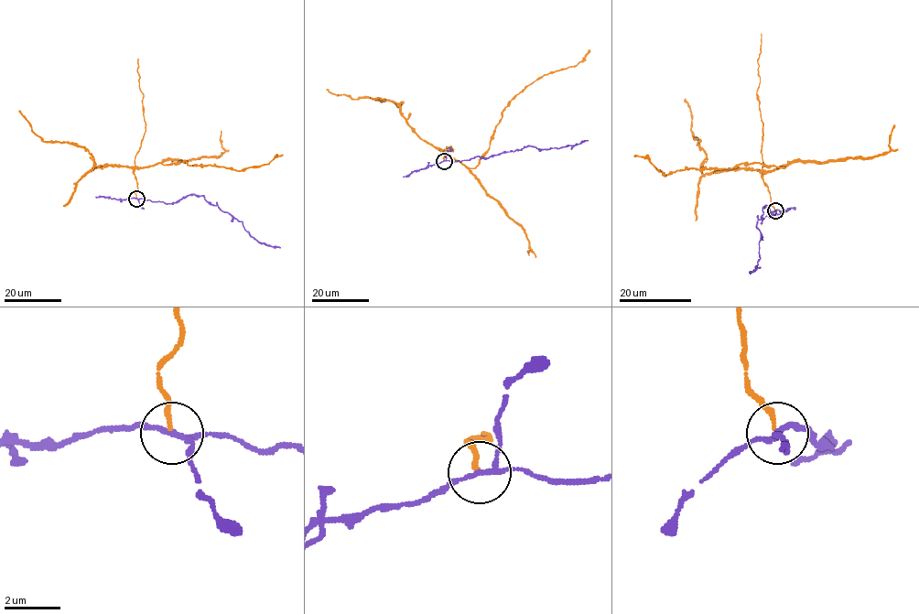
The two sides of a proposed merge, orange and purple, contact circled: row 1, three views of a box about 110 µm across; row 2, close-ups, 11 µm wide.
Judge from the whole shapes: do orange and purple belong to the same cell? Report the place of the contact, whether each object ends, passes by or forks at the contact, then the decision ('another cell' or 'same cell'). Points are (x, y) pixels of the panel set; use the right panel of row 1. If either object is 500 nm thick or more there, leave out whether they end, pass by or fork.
place (775, 210); orange ends; purple forks; another cell

